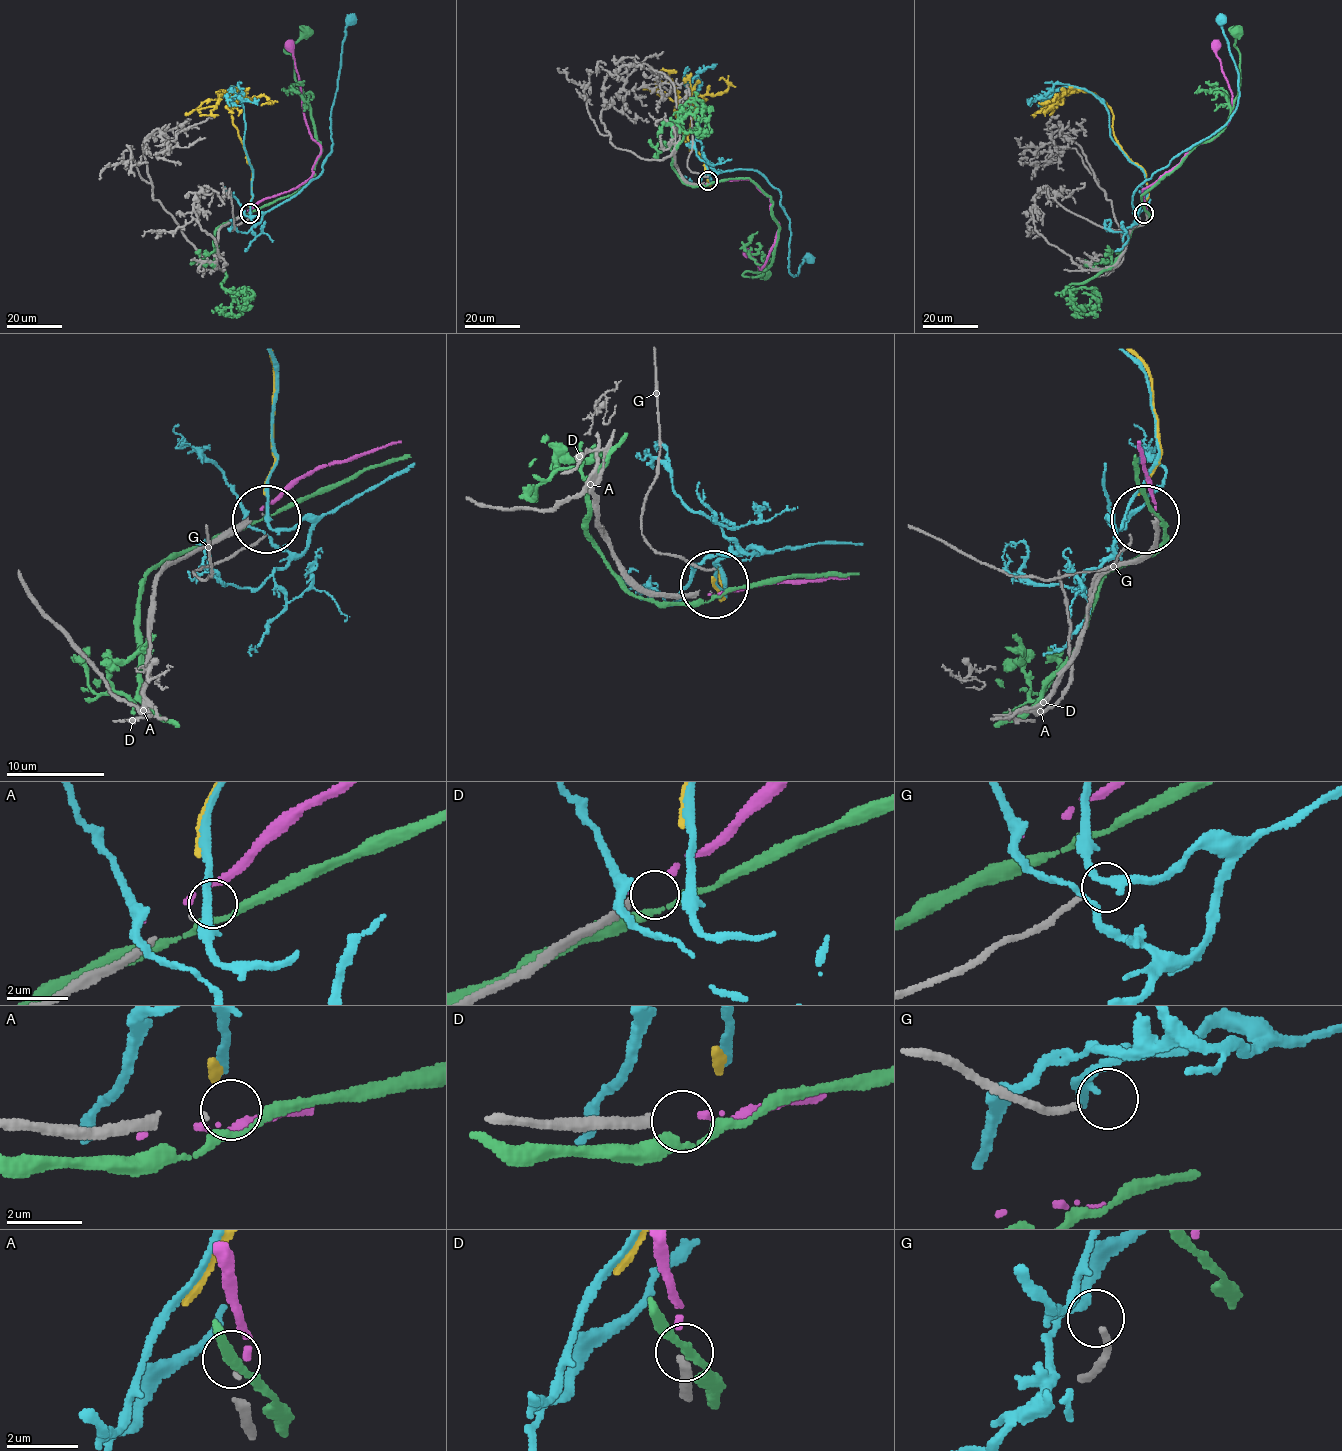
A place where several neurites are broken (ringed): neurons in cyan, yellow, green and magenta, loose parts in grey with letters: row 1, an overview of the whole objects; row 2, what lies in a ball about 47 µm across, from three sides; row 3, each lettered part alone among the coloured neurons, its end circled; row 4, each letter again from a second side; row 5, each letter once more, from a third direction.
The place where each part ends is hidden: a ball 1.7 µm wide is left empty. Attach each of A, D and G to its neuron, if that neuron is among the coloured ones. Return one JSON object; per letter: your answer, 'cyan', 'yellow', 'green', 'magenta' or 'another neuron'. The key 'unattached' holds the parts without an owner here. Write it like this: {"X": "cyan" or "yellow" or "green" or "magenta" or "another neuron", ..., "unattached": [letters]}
{"A": "another neuron", "D": "magenta", "G": "another neuron", "unattached": ["A", "G"]}

